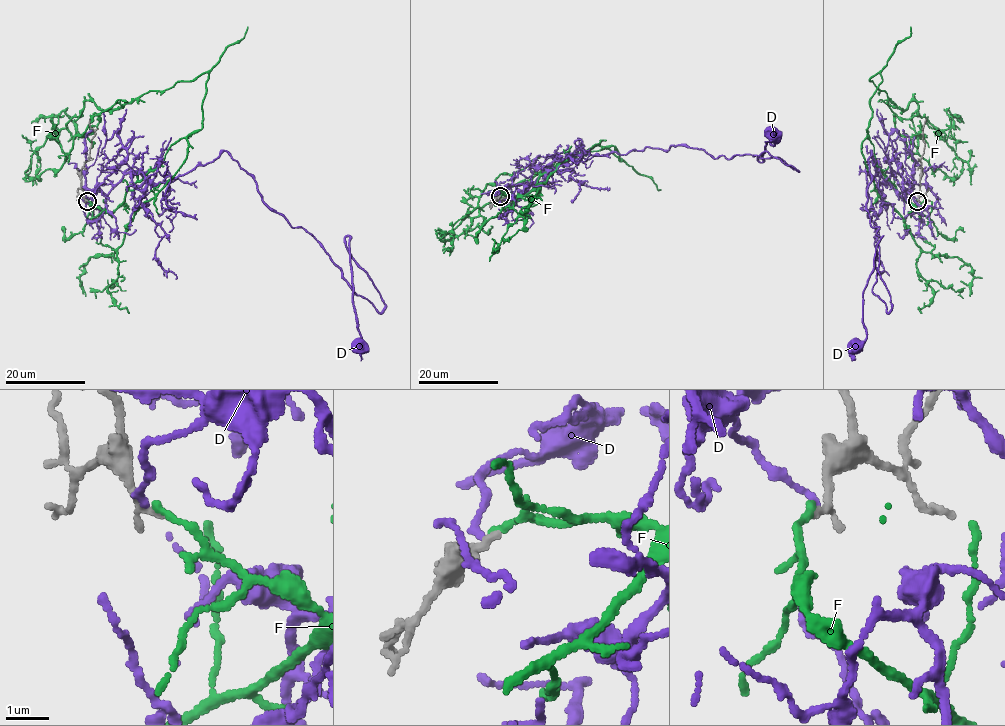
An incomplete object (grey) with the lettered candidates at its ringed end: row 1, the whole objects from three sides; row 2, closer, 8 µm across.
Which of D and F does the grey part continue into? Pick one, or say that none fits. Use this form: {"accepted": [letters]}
{"accepted": []}

